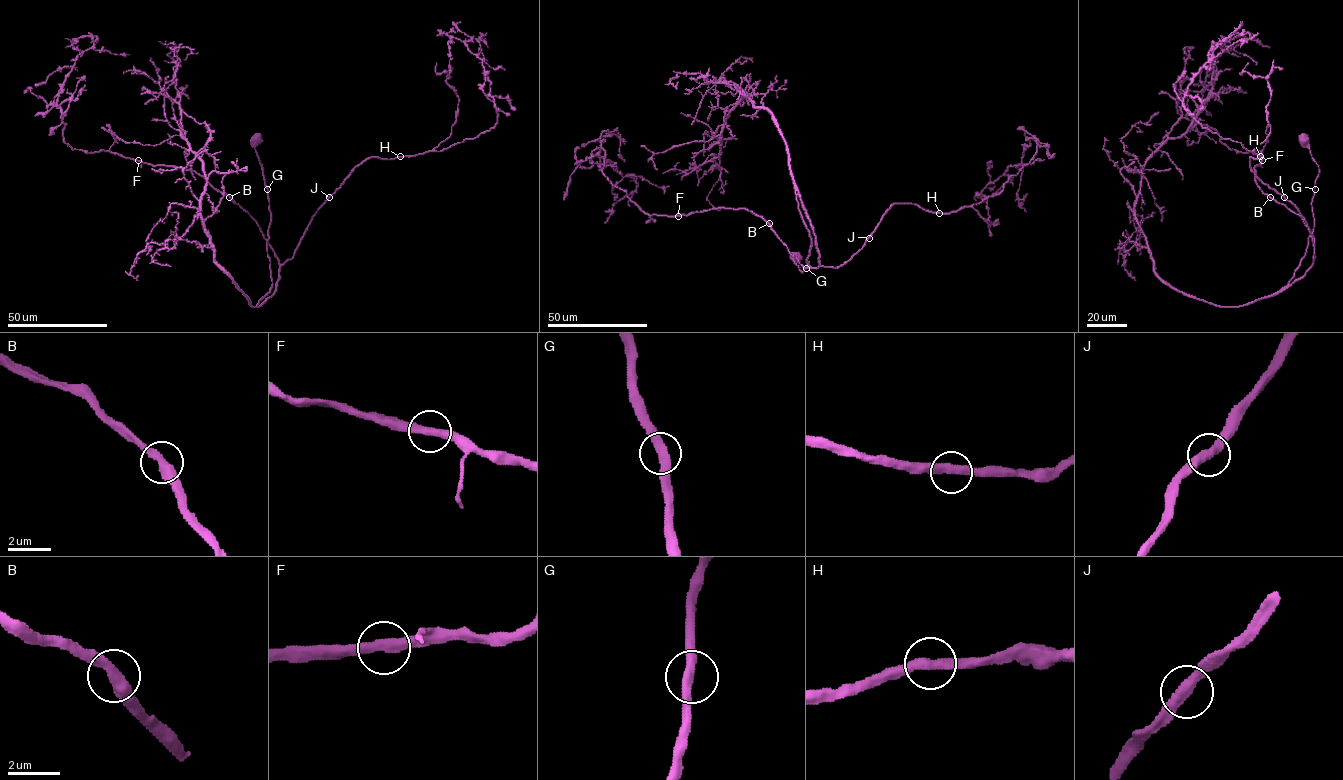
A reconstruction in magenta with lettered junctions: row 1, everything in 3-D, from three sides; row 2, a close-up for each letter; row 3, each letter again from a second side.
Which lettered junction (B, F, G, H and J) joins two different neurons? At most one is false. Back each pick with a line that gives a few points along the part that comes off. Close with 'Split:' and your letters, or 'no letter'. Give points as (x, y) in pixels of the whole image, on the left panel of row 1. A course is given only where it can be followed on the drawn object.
Split: no letter

